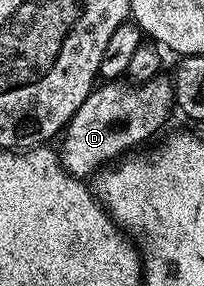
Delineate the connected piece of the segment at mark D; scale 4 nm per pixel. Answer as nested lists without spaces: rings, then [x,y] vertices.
[[[162,73],[152,80],[133,85],[126,81],[106,81],[95,86],[61,132],[62,167],[76,179],[93,176],[105,165],[133,152],[137,143],[152,138],[165,125],[170,110],[173,112],[175,107],[173,82],[167,76],[165,79]]]

